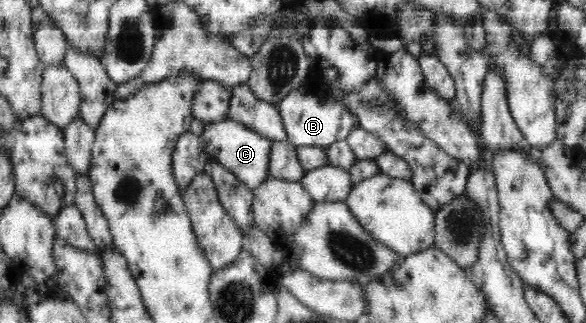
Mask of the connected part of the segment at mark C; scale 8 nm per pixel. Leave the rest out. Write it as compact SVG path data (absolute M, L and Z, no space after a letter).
M224 118L215 123L209 123L200 136L202 151L208 160L214 159L216 163L234 173L240 182L248 188L256 188L263 180L269 177L269 156L272 141L253 132L252 129L230 118Z

